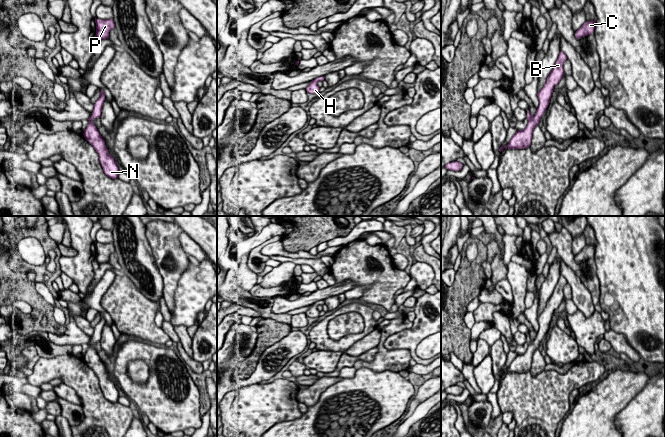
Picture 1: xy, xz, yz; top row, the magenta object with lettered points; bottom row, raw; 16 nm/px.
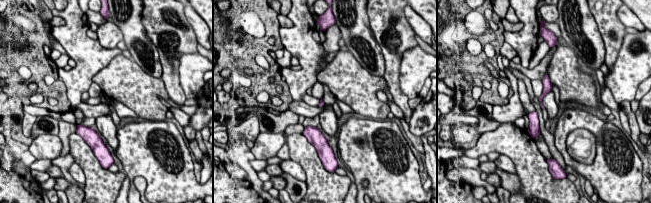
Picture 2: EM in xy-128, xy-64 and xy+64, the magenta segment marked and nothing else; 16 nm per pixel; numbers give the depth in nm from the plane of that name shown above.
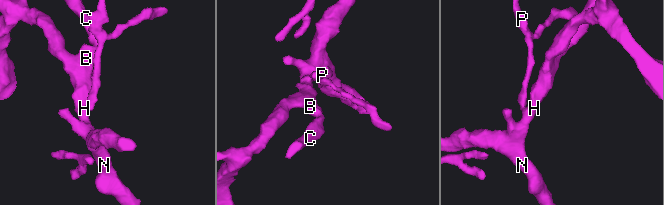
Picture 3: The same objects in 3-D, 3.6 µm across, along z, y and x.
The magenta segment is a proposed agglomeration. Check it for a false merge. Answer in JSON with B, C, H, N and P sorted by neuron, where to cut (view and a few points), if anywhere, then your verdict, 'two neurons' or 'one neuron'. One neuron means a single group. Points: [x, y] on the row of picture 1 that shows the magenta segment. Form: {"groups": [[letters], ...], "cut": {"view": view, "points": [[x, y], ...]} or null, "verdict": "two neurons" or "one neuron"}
{"groups": [["B", "C", "H", "N", "P"]], "cut": null, "verdict": "one neuron"}

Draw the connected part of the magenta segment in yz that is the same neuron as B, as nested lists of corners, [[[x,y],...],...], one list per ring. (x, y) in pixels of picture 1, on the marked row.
[[[560,51],[558,59],[547,77],[546,83],[537,93],[539,106],[536,109],[536,114],[531,116],[529,114],[529,108],[526,110],[528,124],[524,130],[516,131],[515,135],[511,138],[509,144],[506,146],[507,149],[526,149],[527,147],[530,147],[533,130],[539,124],[541,117],[550,103],[554,87],[560,82],[564,75],[563,64],[566,60],[566,54]]]

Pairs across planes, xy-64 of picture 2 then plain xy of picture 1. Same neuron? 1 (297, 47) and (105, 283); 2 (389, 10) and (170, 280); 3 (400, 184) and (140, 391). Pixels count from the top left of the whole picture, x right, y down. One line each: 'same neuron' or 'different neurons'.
1: different neurons
2: same neuron
3: same neuron

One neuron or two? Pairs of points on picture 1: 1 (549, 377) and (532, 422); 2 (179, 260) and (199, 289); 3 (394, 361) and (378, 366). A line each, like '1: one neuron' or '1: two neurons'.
1: one neuron
2: two neurons
3: one neuron

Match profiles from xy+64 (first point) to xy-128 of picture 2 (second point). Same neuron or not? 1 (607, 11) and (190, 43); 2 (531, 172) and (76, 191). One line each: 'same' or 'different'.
1: same
2: different

